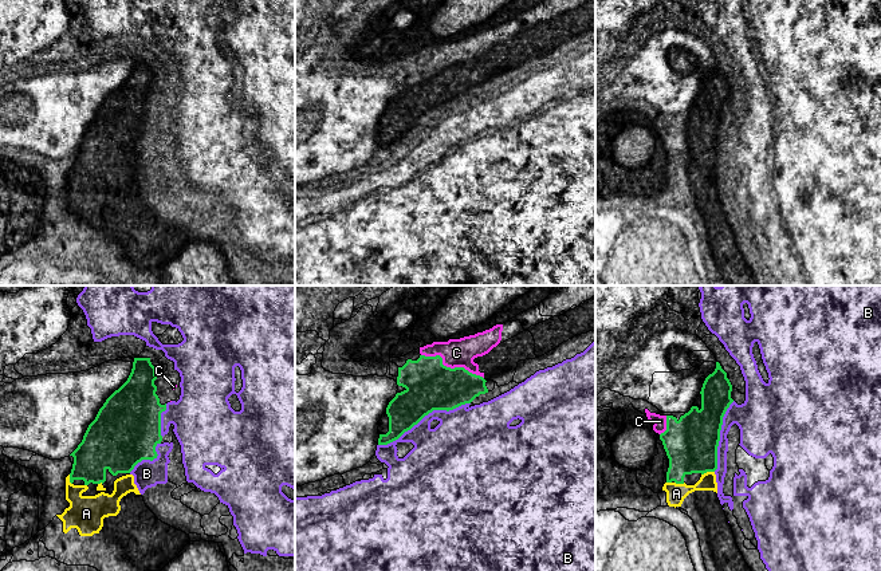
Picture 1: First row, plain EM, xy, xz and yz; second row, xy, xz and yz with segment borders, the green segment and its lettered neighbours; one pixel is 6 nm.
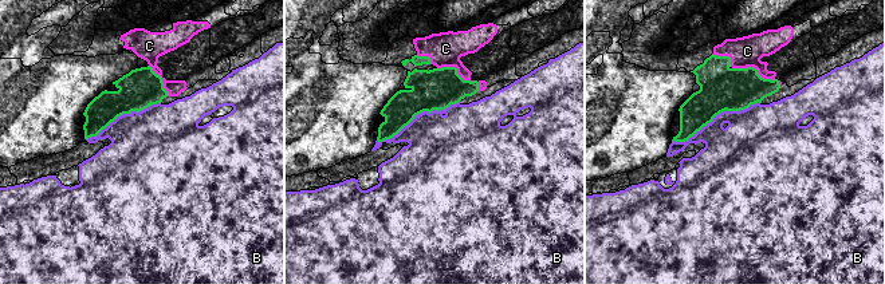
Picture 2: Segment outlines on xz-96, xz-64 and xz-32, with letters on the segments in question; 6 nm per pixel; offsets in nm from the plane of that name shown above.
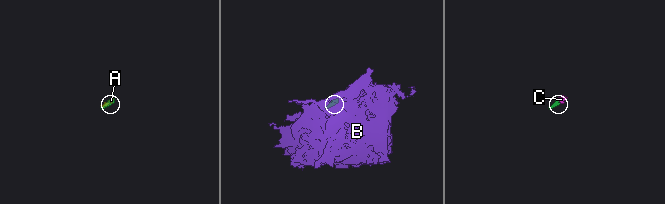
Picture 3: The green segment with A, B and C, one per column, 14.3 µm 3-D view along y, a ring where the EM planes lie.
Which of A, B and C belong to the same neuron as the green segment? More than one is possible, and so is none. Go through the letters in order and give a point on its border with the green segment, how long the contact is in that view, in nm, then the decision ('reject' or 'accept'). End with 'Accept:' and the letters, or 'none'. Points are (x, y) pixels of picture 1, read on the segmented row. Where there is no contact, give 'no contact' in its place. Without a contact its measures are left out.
A: yz (707, 471) | 80 nm | accept
B: xz (424, 416) | 600 nm | reject
C: xz (449, 367) | 400 nm | accept
Accept: A, C

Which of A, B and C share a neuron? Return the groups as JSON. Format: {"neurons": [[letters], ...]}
{"neurons": [["A", "C"], ["B"]]}

